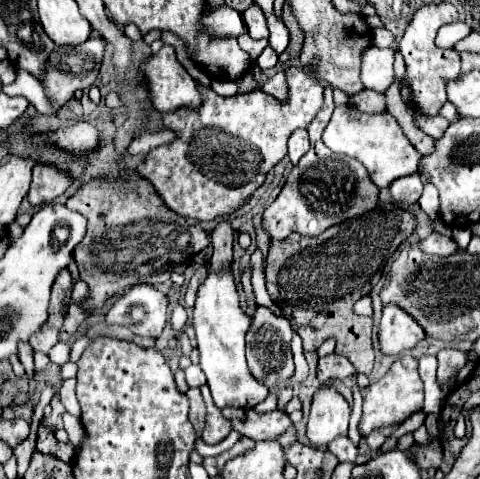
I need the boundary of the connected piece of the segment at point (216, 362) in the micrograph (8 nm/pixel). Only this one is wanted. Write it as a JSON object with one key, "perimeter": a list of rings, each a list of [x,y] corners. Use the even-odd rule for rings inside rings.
{"perimeter":[[[230,266],[214,272],[208,272],[208,278],[202,282],[196,294],[196,304],[192,308],[192,328],[196,332],[196,342],[200,350],[200,368],[208,378],[208,386],[218,408],[252,408],[268,396],[268,388],[256,378],[252,378],[246,356],[244,356],[244,336],[250,328],[252,318],[240,308],[238,288],[232,276]]]}

